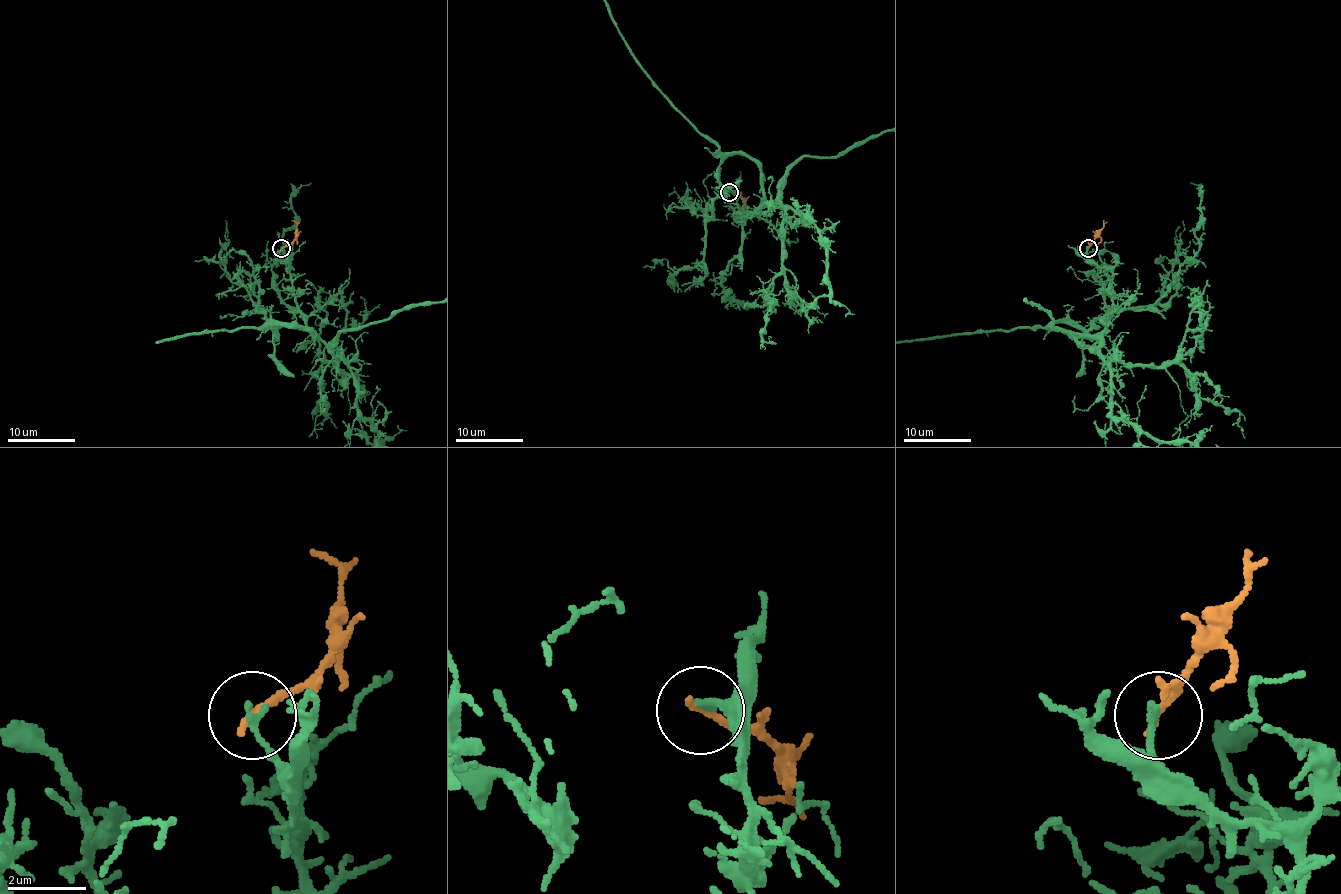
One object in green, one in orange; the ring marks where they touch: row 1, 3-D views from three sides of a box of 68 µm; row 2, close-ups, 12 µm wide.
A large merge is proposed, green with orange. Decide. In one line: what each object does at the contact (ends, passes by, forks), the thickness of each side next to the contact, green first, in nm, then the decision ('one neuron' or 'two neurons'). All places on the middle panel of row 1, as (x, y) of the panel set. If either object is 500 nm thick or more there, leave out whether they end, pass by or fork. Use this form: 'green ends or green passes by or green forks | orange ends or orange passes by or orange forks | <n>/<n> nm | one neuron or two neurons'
green ends | orange ends | 190/220 nm | two neurons

